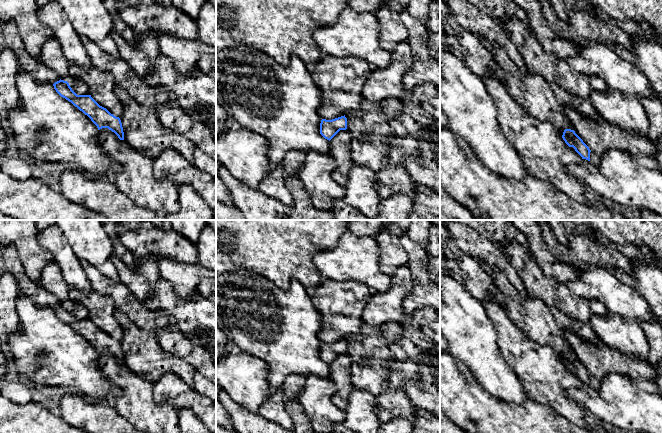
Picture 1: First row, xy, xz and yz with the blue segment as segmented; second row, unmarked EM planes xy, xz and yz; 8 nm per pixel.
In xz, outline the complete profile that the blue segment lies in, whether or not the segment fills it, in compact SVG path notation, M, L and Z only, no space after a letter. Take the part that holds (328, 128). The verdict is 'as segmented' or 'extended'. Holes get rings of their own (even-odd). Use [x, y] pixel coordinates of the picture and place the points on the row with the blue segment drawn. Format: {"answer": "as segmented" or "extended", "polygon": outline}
{"answer": "as segmented", "polygon": "M344 116L326 120L322 119L320 123L320 134L327 140L331 140L340 130L347 129L347 118Z"}

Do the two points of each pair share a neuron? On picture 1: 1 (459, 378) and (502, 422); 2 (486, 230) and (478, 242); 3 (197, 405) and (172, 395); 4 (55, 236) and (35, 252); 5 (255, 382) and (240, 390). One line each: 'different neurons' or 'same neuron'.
1: same neuron
2: different neurons
3: same neuron
4: different neurons
5: same neuron

